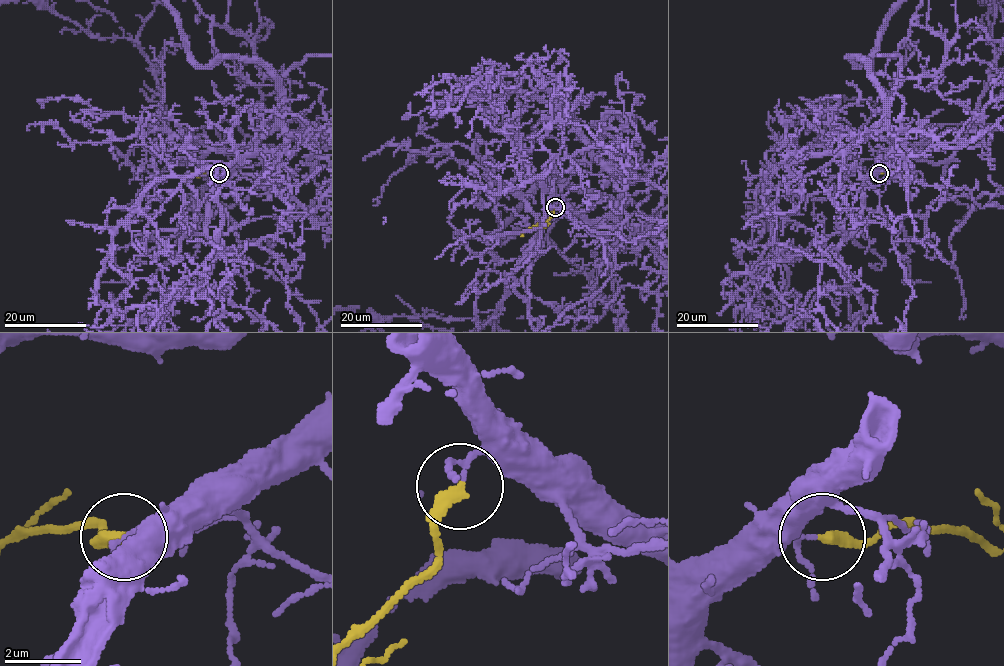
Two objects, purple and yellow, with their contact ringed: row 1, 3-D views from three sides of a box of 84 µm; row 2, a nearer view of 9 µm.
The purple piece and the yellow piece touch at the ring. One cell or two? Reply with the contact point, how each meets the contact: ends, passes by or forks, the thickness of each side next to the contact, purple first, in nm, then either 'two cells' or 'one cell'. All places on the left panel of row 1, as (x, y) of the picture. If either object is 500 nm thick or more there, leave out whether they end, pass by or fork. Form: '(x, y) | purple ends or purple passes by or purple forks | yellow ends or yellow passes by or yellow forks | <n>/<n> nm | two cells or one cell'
(219, 173) | purple passes by | yellow ends | 100/360 nm | one cell

